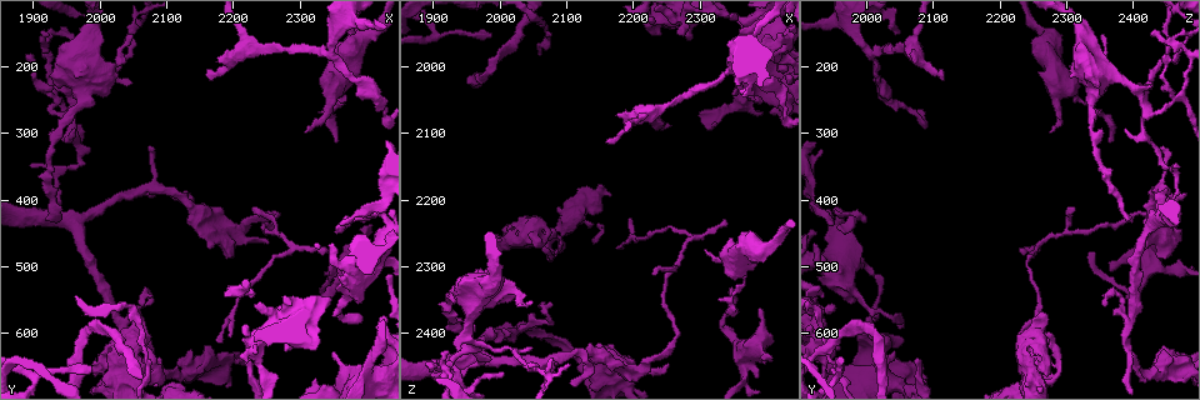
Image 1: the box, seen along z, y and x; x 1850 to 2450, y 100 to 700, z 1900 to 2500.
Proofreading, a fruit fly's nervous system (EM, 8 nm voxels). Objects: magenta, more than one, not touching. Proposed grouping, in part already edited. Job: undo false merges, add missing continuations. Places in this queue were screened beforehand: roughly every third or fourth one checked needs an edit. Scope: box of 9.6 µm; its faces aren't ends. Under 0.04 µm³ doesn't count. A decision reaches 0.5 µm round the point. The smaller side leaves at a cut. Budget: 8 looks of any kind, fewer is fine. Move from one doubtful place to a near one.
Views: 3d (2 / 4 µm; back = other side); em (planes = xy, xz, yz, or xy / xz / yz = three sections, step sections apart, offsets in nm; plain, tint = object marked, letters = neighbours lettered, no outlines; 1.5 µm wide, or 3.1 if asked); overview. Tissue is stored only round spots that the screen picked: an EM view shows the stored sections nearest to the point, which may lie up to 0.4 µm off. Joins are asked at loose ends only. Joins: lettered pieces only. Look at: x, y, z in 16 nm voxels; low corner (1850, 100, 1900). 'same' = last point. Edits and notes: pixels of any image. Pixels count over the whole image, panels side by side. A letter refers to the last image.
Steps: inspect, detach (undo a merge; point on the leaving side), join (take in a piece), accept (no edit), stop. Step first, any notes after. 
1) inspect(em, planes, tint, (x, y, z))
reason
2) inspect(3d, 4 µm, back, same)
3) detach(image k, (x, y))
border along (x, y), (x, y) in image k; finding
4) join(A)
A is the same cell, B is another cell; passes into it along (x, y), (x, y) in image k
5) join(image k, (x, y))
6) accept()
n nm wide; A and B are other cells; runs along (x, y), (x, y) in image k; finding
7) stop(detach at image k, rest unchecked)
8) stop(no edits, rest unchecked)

inspect(3d, 4 µm, back, (2155, 210, 2115))
an open end

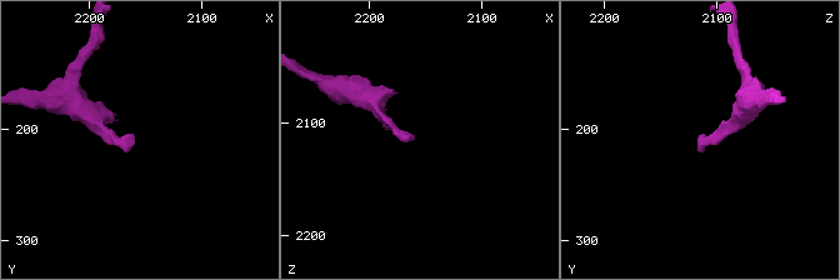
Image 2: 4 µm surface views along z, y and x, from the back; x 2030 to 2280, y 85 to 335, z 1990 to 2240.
inspect(em, planes, letters, (2162, 208, 2112))

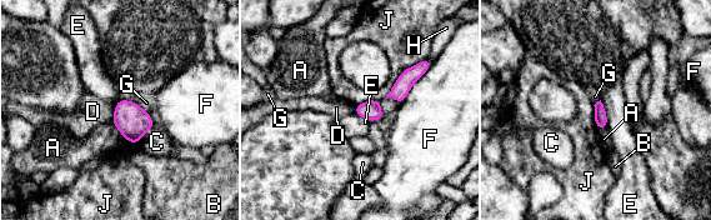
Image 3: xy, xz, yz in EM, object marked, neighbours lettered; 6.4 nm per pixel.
accept()
A, B, C, D, E, F, G, H and J are other cells; border along (114, 106), (111, 121) in image 3; none of them fits

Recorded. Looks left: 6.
inspect(em, yz, step 8, letters, (2050, 155, 2360))
an open end

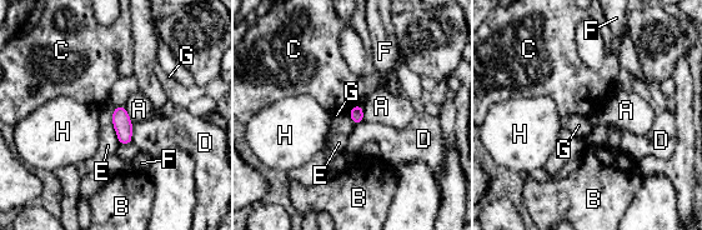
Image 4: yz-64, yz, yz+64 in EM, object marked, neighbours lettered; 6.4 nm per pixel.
inspect(em, planes, letters, same)
another direction

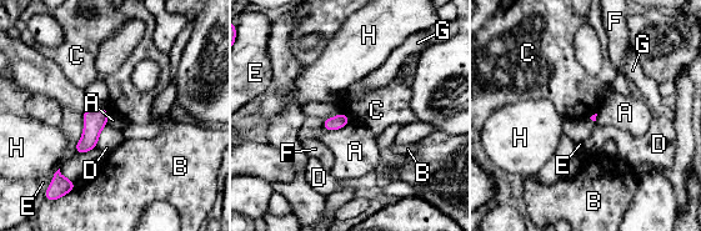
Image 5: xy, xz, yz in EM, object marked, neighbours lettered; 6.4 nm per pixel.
accept()
A, B, C, D, E, F, G and H are other cells; border along (350, 122), (334, 130), (323, 127) in image 5; no lettered piece goes on from it

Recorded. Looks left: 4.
inspect(3d, 4 µm, (2410, 440, 2440))
thin end

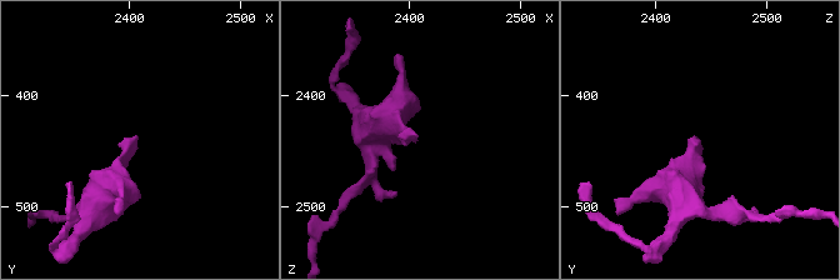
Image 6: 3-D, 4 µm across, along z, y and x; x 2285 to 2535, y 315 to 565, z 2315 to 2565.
inspect(em, planes, letters, (2408, 438, 2438))
shape alone is not enough

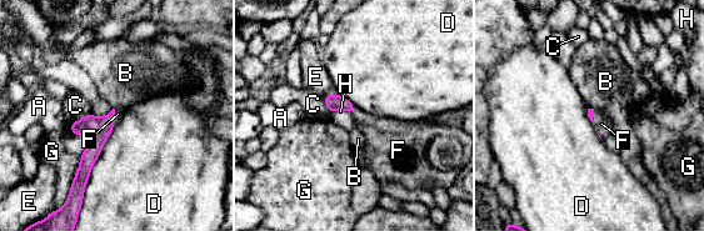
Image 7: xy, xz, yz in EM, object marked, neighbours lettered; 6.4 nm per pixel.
join(F)
F is the same cell, A, B, C, D, E, G and H are other cells; passes into it along (335, 101), (354, 111), (384, 136) in image 7; the cell continues

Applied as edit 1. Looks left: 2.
stop(join at image 7, rest unchecked)

